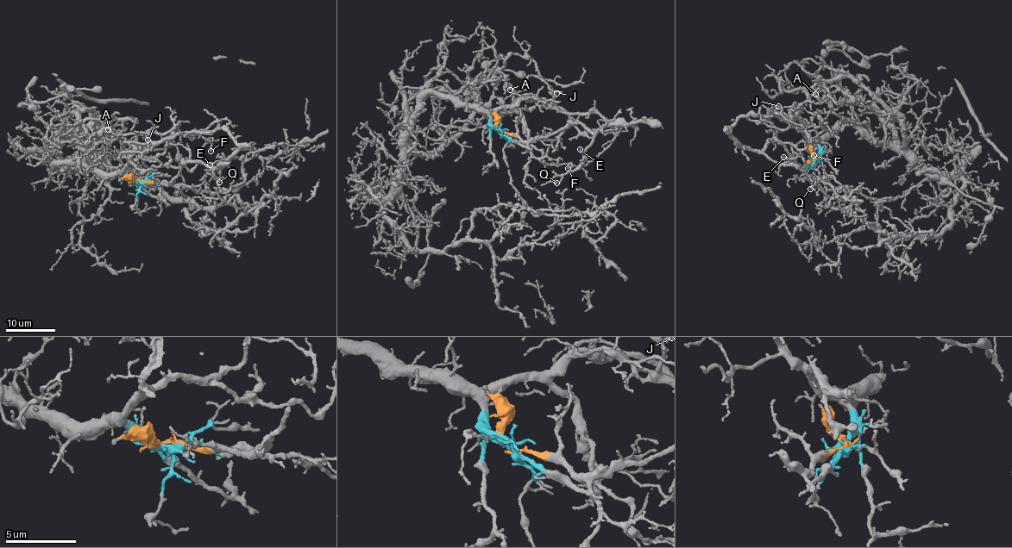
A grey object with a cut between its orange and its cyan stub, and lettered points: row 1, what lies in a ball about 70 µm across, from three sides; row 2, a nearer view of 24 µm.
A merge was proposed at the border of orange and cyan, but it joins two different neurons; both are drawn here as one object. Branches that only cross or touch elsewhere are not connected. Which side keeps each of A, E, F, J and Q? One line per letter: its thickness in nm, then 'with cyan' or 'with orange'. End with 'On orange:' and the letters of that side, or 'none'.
A: 130 nm thick; with cyan
E: 130 nm thick; with orange
F: 130 nm thick; with cyan
J: 160 nm thick; with orange
Q: 130 nm thick; with orange
On orange: E, J, Q

